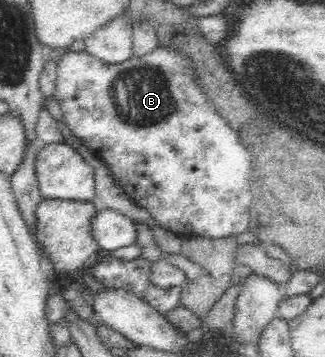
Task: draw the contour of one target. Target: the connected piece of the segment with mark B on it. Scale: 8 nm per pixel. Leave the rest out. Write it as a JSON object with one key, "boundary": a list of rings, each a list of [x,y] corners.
{"boundary":[[[159,45],[152,52],[142,56],[133,54],[132,58],[121,63],[106,64],[99,58],[92,56],[86,49],[80,50],[80,52],[68,50],[57,62],[57,82],[52,96],[58,99],[65,124],[70,128],[70,132],[74,134],[75,145],[87,148],[94,156],[97,156],[110,169],[115,183],[120,185],[123,191],[139,207],[145,208],[161,227],[184,236],[204,235],[213,239],[238,235],[247,230],[249,210],[253,199],[249,183],[250,154],[238,142],[236,131],[226,122],[224,117],[214,110],[213,105],[209,102],[208,90],[206,86],[202,86],[197,64],[194,63],[194,57],[190,53],[186,53],[186,51],[176,48],[174,45]]]}

